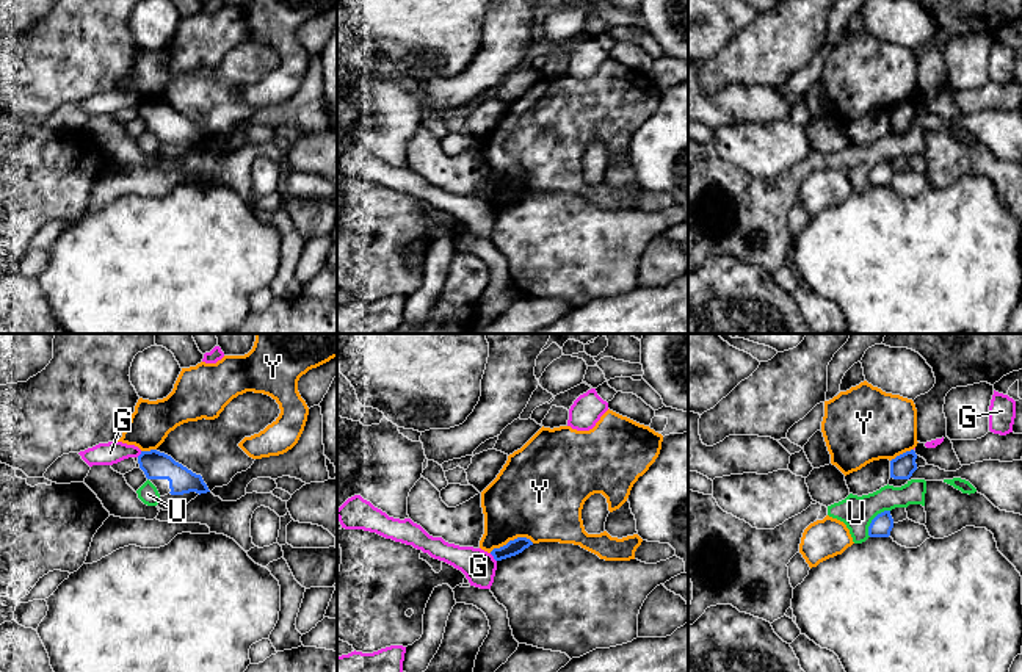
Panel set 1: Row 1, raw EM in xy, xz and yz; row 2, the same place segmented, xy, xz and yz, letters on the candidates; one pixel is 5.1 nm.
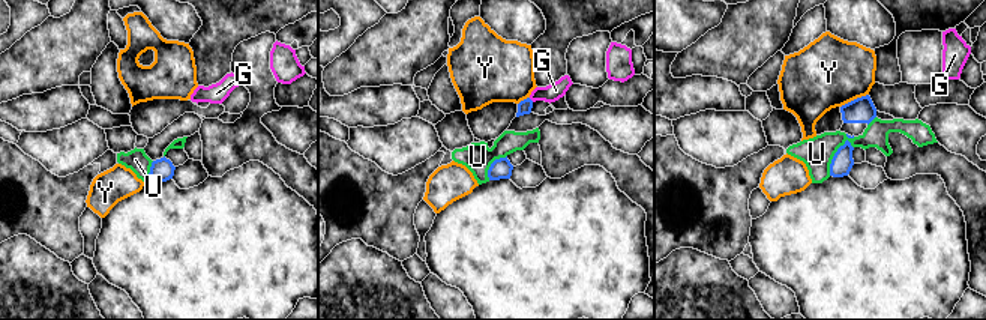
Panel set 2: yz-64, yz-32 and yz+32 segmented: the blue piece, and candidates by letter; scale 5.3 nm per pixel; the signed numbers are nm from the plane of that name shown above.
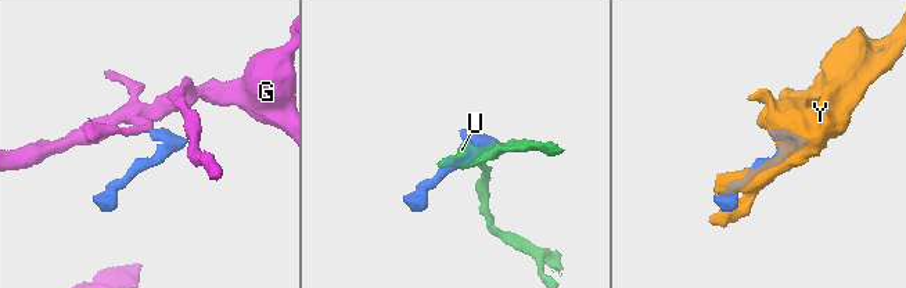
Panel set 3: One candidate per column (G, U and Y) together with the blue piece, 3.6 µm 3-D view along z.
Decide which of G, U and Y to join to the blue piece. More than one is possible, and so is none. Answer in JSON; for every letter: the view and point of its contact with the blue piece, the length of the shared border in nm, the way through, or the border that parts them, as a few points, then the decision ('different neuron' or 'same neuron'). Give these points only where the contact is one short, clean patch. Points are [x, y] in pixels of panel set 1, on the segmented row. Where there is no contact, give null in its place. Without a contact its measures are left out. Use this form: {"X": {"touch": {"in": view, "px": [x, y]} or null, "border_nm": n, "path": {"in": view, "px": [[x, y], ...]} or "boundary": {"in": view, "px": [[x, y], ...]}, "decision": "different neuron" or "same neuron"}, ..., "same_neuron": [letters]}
{"G": {"touch": {"in": "xz", "px": [494, 558]}, "border_nm": 60, "boundary": {"in": "xz", "px": [[489, 553], [496, 561]]}, "decision": "different neuron"}, "U": {"touch": {"in": "yz", "px": [872, 520]}, "border_nm": 180, "decision": "different neuron"}, "Y": {"touch": {"in": "xz", "px": [511, 541]}, "border_nm": 240, "decision": "different neuron"}, "same_neuron": []}

